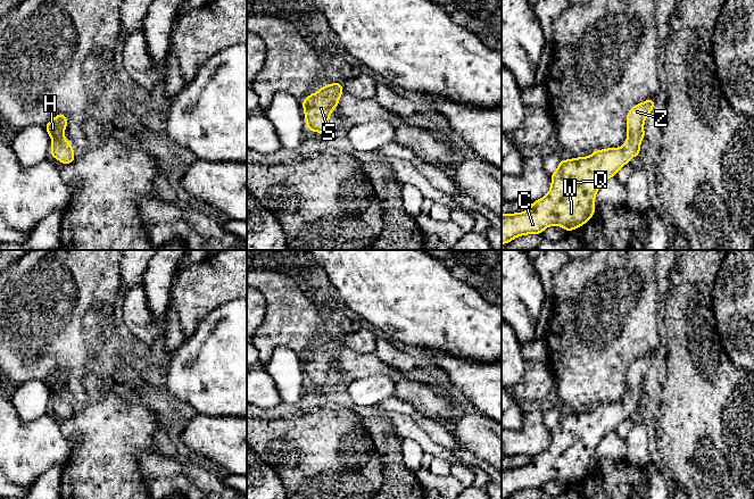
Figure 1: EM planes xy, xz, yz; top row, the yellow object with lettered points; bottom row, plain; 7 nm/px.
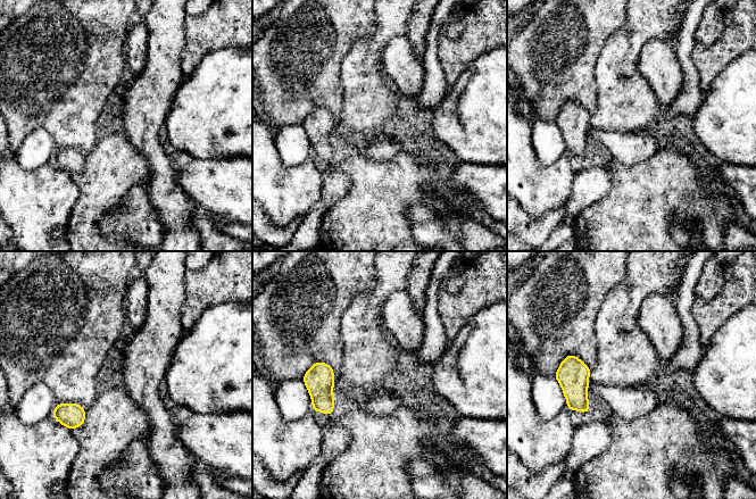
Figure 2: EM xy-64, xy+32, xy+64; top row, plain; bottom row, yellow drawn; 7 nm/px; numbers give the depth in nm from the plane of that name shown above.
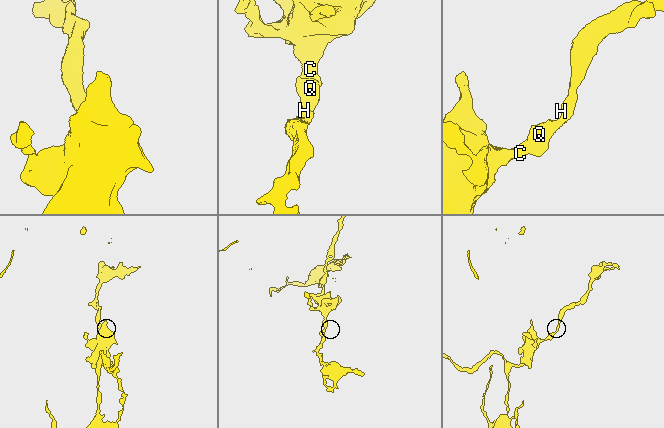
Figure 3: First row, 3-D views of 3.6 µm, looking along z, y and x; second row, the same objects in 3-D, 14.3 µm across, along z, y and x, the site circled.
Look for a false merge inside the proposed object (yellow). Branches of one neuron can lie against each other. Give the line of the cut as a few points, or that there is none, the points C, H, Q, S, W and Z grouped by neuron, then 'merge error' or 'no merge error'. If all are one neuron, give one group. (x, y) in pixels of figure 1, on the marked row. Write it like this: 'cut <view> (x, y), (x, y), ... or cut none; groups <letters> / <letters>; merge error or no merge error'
cut none; groups C H Q S W Z; no merge error

